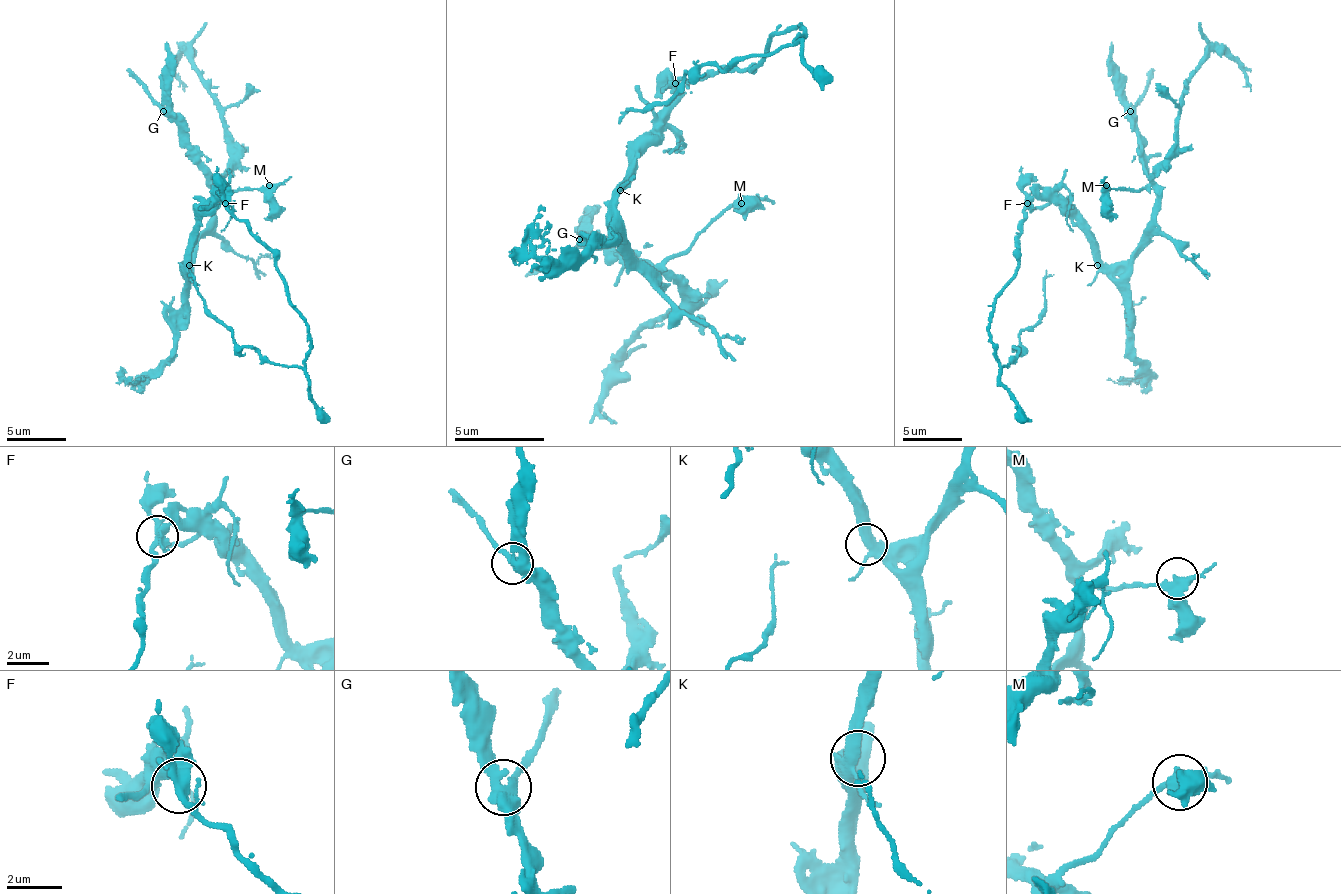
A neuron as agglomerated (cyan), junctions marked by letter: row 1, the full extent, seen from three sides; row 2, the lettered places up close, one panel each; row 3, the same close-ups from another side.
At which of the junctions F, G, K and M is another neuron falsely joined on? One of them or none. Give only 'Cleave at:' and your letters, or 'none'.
Cleave at: F

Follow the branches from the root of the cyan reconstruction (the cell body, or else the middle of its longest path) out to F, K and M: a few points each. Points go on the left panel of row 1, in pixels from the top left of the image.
F: (210, 208), (222, 197), (225, 203)
K: (210, 208), (201, 217), (201, 226), (189, 244), (189, 265)
M: (210, 208), (201, 217), (183, 265), (213, 214), (213, 191), (251, 191), (269, 185)

